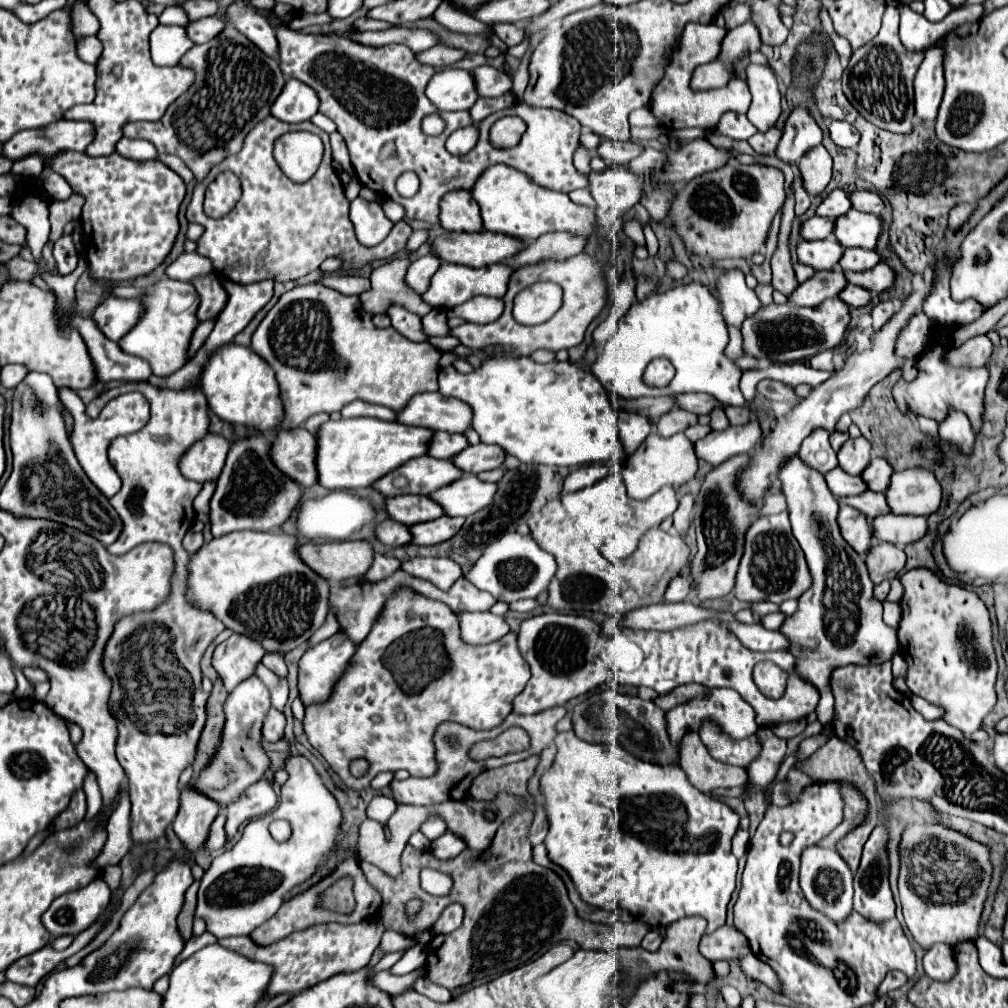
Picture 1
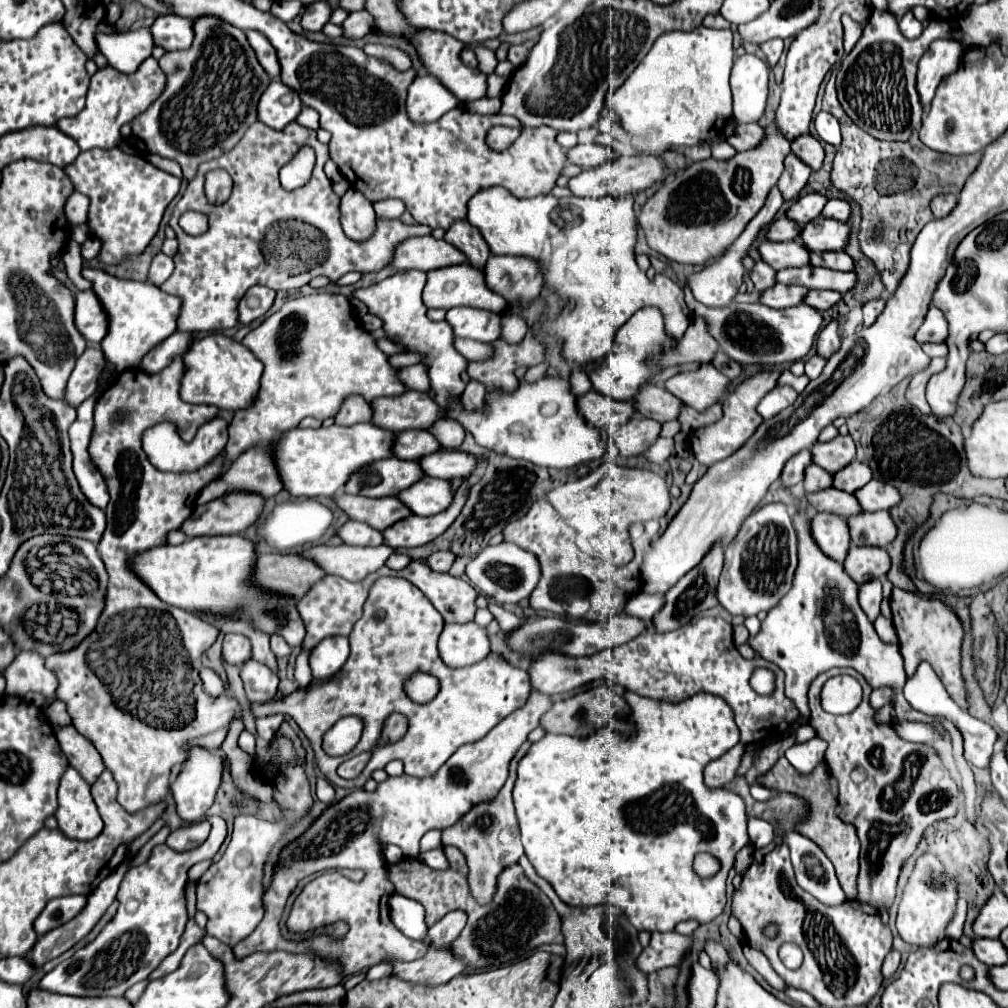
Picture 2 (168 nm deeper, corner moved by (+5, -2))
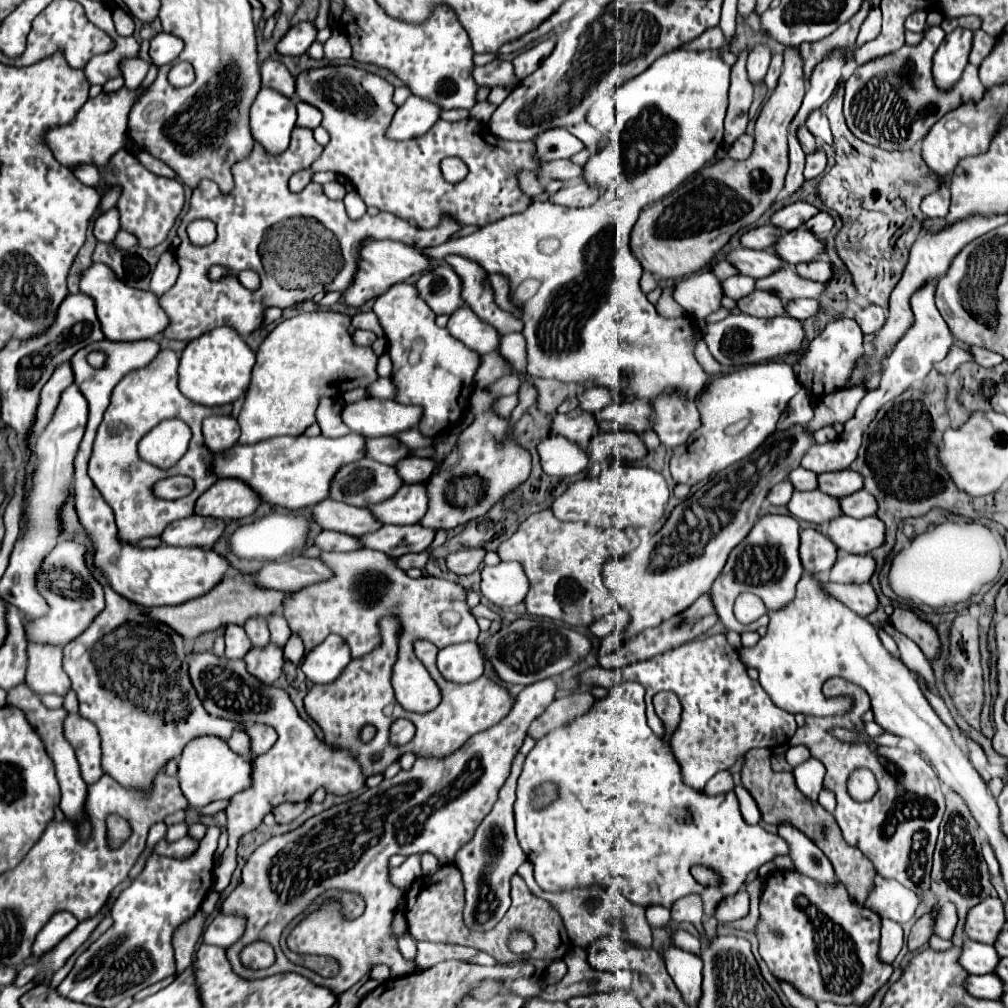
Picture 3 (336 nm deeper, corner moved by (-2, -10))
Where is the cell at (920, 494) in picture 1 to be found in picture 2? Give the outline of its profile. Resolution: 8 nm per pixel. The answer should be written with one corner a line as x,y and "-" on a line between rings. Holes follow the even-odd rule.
872,480
866,486
862,486
862,490
854,492
854,496
858,498
858,504
862,506
862,510
868,510
868,512
890,510
900,502
898,490
878,480

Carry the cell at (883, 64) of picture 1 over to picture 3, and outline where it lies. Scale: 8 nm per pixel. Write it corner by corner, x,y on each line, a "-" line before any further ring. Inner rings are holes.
927,28
925,38
917,46
901,46
899,50
875,58
863,66
857,66
853,76
845,82
845,120
849,130
863,142
879,146
883,150
909,150
919,142
929,128
945,116
949,110
965,104
967,100
979,100
985,86
979,79
979,68
969,63
957,84
957,90
941,92
933,84
931,54
943,42
945,32
941,28

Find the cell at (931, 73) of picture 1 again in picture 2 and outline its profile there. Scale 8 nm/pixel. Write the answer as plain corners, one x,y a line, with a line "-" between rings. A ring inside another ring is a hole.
936,40
922,56
918,66
918,92
924,108
930,106
936,88
948,78
962,60
962,44
956,40

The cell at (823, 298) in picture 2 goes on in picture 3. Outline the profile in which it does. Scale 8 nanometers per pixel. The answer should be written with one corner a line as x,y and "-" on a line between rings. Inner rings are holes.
793,300
787,302
787,314
799,320
807,320
809,316
815,316
821,310
819,300

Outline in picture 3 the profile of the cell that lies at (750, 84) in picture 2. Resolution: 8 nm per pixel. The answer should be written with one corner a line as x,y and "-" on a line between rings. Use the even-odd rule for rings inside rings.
755,46
753,50
749,50
747,76
749,76
749,82
753,86
763,84
763,78
765,78
767,68
769,68
769,60
771,60
771,52
765,46

